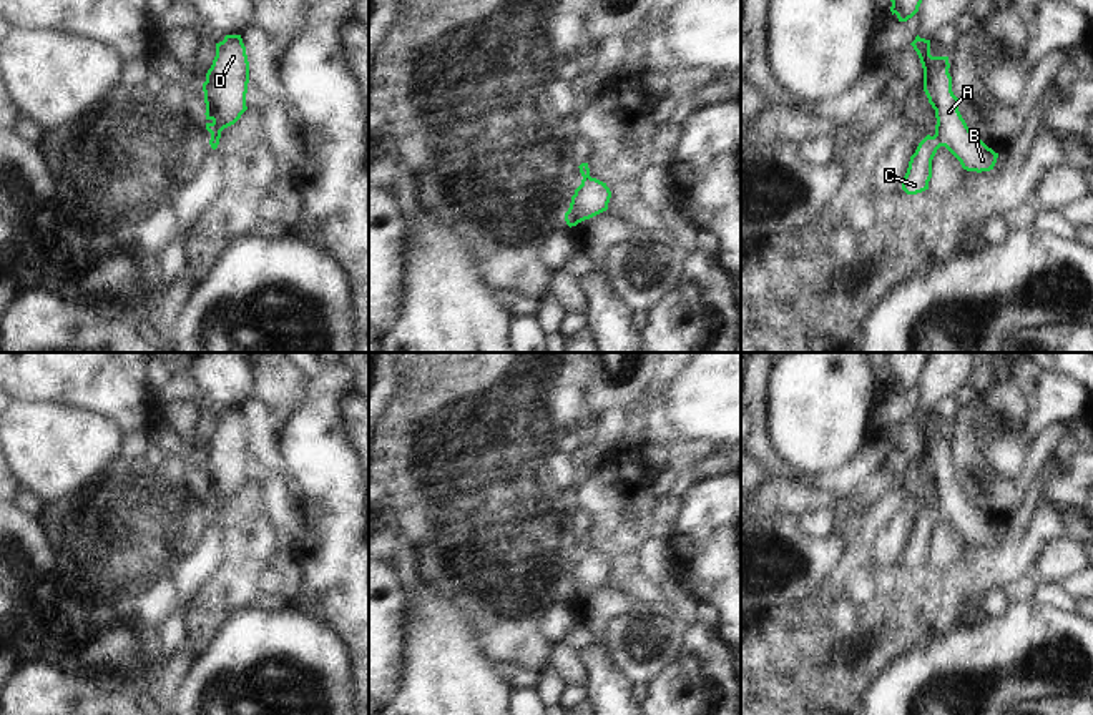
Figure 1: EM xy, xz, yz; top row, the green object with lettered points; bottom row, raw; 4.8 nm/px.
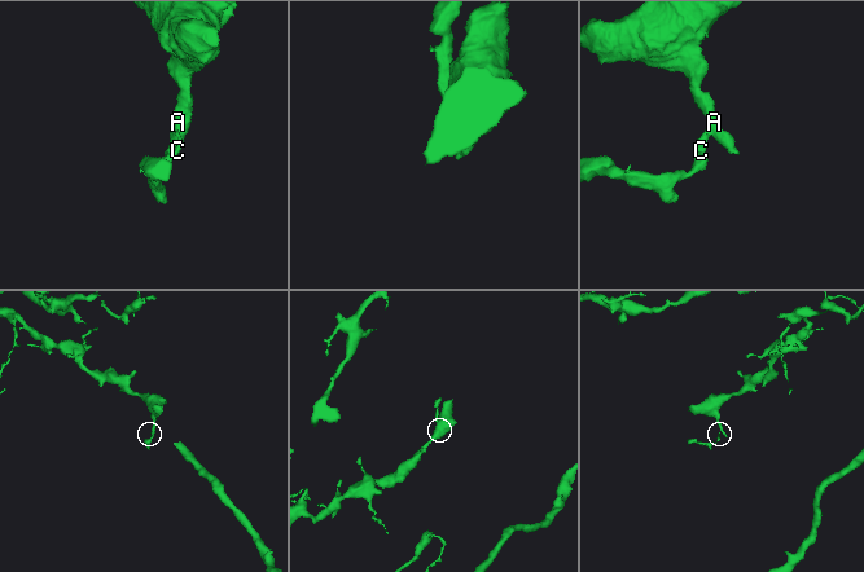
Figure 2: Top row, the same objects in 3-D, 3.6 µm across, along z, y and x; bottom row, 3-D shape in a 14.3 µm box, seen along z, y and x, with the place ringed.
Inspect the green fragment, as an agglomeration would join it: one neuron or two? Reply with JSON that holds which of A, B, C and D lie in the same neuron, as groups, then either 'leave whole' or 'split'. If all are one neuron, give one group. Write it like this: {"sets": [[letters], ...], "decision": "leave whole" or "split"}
{"sets": [["A", "B", "D"], ["C"]], "decision": "split"}

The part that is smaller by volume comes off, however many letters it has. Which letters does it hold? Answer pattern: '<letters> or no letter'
C

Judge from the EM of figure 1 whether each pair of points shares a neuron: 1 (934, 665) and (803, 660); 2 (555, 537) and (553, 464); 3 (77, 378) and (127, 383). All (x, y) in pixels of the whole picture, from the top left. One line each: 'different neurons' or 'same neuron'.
1: different neurons
2: same neuron
3: same neuron

